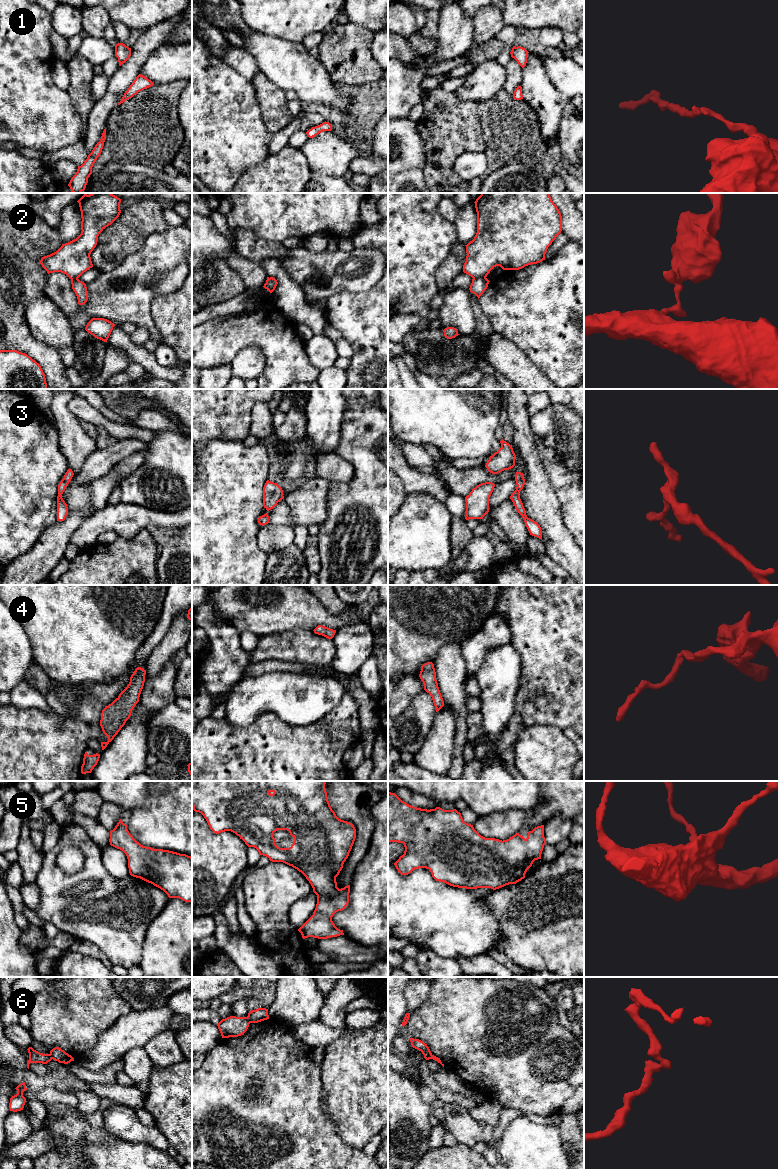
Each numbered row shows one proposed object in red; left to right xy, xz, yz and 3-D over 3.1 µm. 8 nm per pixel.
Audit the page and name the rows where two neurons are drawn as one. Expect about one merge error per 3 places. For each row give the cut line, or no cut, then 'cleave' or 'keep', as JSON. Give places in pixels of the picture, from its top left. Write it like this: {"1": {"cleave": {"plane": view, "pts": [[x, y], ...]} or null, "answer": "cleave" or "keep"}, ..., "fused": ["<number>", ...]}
{"1": {"cleave": null, "answer": "keep"}, "2": {"cleave": {"plane": "yz", "pts": [[485, 277], [475, 277], [473, 279]]}, "answer": "cleave"}, "3": {"cleave": null, "answer": "keep"}, "4": {"cleave": null, "answer": "keep"}, "5": {"cleave": null, "answer": "keep"}, "6": {"cleave": {"plane": "xz", "pts": [[246, 1017], [250, 1022]]}, "answer": "cleave"}, "fused": ["2", "6"]}

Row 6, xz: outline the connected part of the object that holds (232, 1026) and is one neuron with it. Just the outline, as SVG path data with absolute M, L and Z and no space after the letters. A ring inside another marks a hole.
M230 1016L222 1019L217 1026L222 1038L229 1038L243 1035L247 1031L249 1024L247 1017Z

